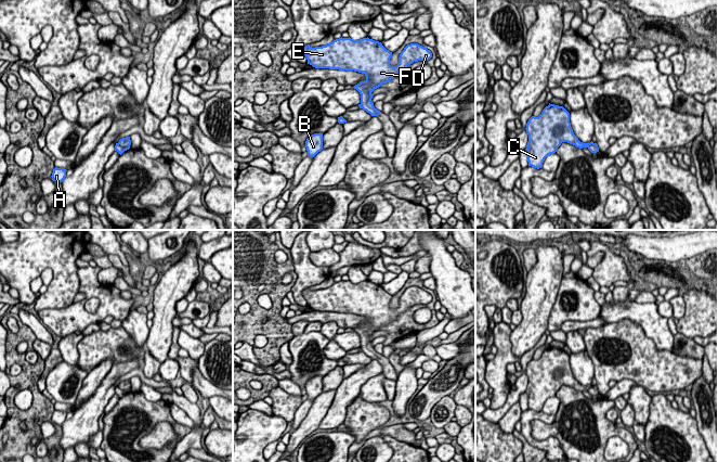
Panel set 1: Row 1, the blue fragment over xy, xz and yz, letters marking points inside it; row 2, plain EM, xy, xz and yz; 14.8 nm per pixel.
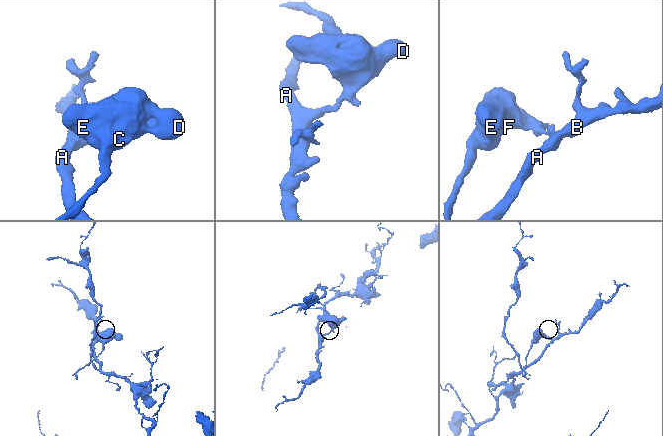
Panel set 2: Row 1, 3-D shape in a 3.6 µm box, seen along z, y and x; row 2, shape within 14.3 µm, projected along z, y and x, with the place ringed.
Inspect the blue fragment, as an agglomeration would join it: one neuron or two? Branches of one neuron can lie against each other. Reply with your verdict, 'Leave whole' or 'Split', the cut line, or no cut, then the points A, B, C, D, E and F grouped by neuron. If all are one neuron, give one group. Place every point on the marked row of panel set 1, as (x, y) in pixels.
Split. Split along yz (594, 143), (587, 146). Groups: A B / C D E F

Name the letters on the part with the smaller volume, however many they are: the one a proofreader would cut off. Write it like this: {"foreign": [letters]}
{"foreign": ["C", "D", "E", "F"]}

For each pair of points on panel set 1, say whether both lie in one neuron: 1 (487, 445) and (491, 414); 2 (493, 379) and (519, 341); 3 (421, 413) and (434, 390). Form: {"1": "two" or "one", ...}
{"1": "two", "2": "two", "3": "one"}

